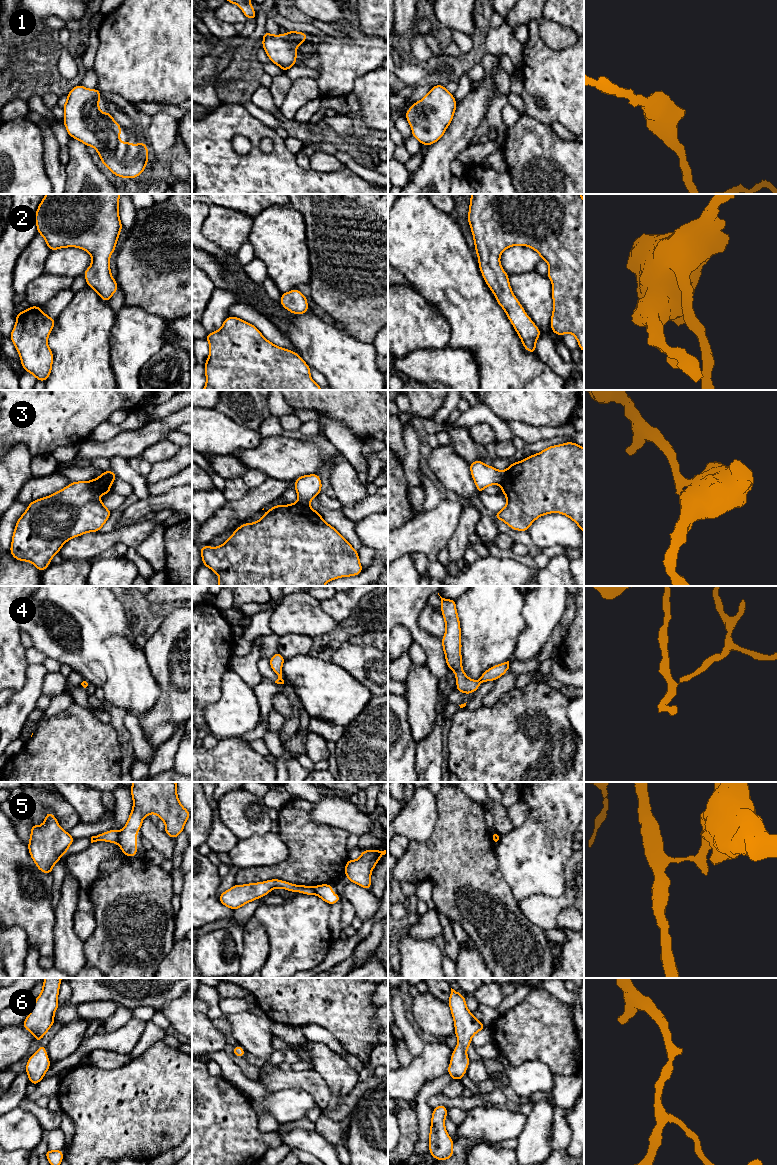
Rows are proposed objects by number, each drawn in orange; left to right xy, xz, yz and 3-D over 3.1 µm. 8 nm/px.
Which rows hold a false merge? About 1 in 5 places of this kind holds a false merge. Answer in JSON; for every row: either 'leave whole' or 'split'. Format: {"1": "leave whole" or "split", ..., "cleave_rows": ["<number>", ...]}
{"1": "leave whole", "2": "leave whole", "3": "split", "4": "split", "5": "split", "6": "leave whole", "cleave_rows": ["3", "4", "5"]}

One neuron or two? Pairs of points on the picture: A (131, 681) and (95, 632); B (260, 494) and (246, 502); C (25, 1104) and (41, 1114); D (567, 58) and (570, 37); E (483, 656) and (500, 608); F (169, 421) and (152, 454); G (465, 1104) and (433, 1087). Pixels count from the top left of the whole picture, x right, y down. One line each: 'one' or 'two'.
A: one
B: one
C: one
D: two
E: one
F: two
G: two

